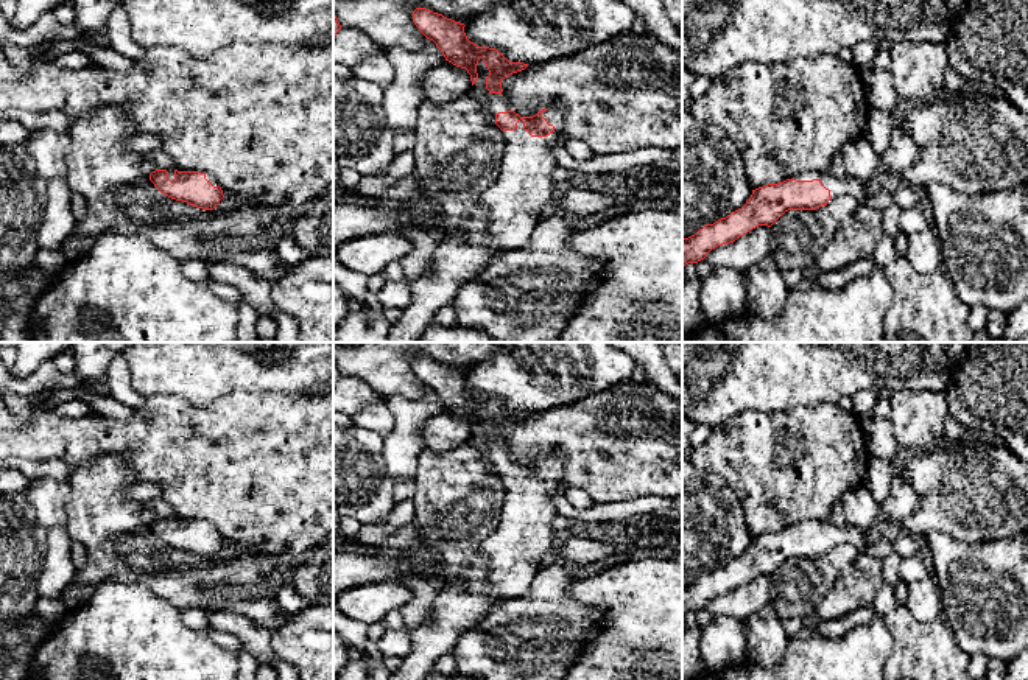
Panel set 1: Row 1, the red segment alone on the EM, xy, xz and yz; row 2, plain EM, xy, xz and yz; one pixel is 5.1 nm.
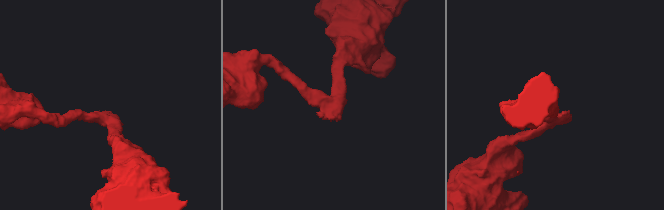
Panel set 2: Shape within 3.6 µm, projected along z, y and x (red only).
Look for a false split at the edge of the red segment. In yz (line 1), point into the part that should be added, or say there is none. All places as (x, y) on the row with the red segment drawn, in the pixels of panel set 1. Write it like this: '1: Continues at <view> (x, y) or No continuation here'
1: Continues at yz (860, 189)

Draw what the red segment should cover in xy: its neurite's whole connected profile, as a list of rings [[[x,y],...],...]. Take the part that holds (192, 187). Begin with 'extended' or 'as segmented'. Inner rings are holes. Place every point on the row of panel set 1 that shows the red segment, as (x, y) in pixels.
extended | [[[156,170],[150,181],[165,196],[202,210],[213,210],[224,198],[221,187],[209,173]]]

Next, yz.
extended | [[[829,171],[802,173],[759,187],[741,209],[682,240],[682,266],[704,260],[712,249],[734,243],[759,226],[771,227],[788,210],[816,210],[841,195],[850,195],[861,204],[877,191],[875,176],[838,179]]]

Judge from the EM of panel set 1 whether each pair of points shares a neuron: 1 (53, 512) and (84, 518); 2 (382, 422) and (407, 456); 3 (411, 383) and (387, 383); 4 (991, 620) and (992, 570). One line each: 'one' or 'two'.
1: two
2: two
3: one
4: one

